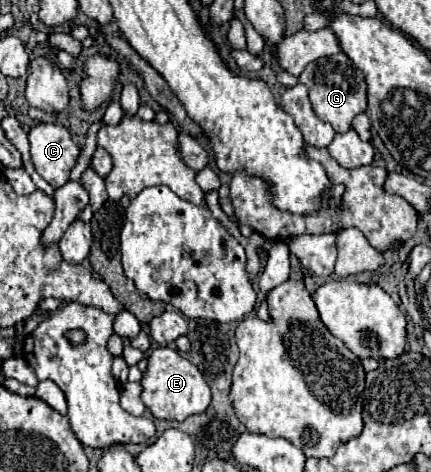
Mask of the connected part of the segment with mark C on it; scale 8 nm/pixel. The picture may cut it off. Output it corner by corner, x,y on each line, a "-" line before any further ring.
39,123
28,134
30,154
36,172
50,184
62,186
78,162
80,148
68,128
55,123

